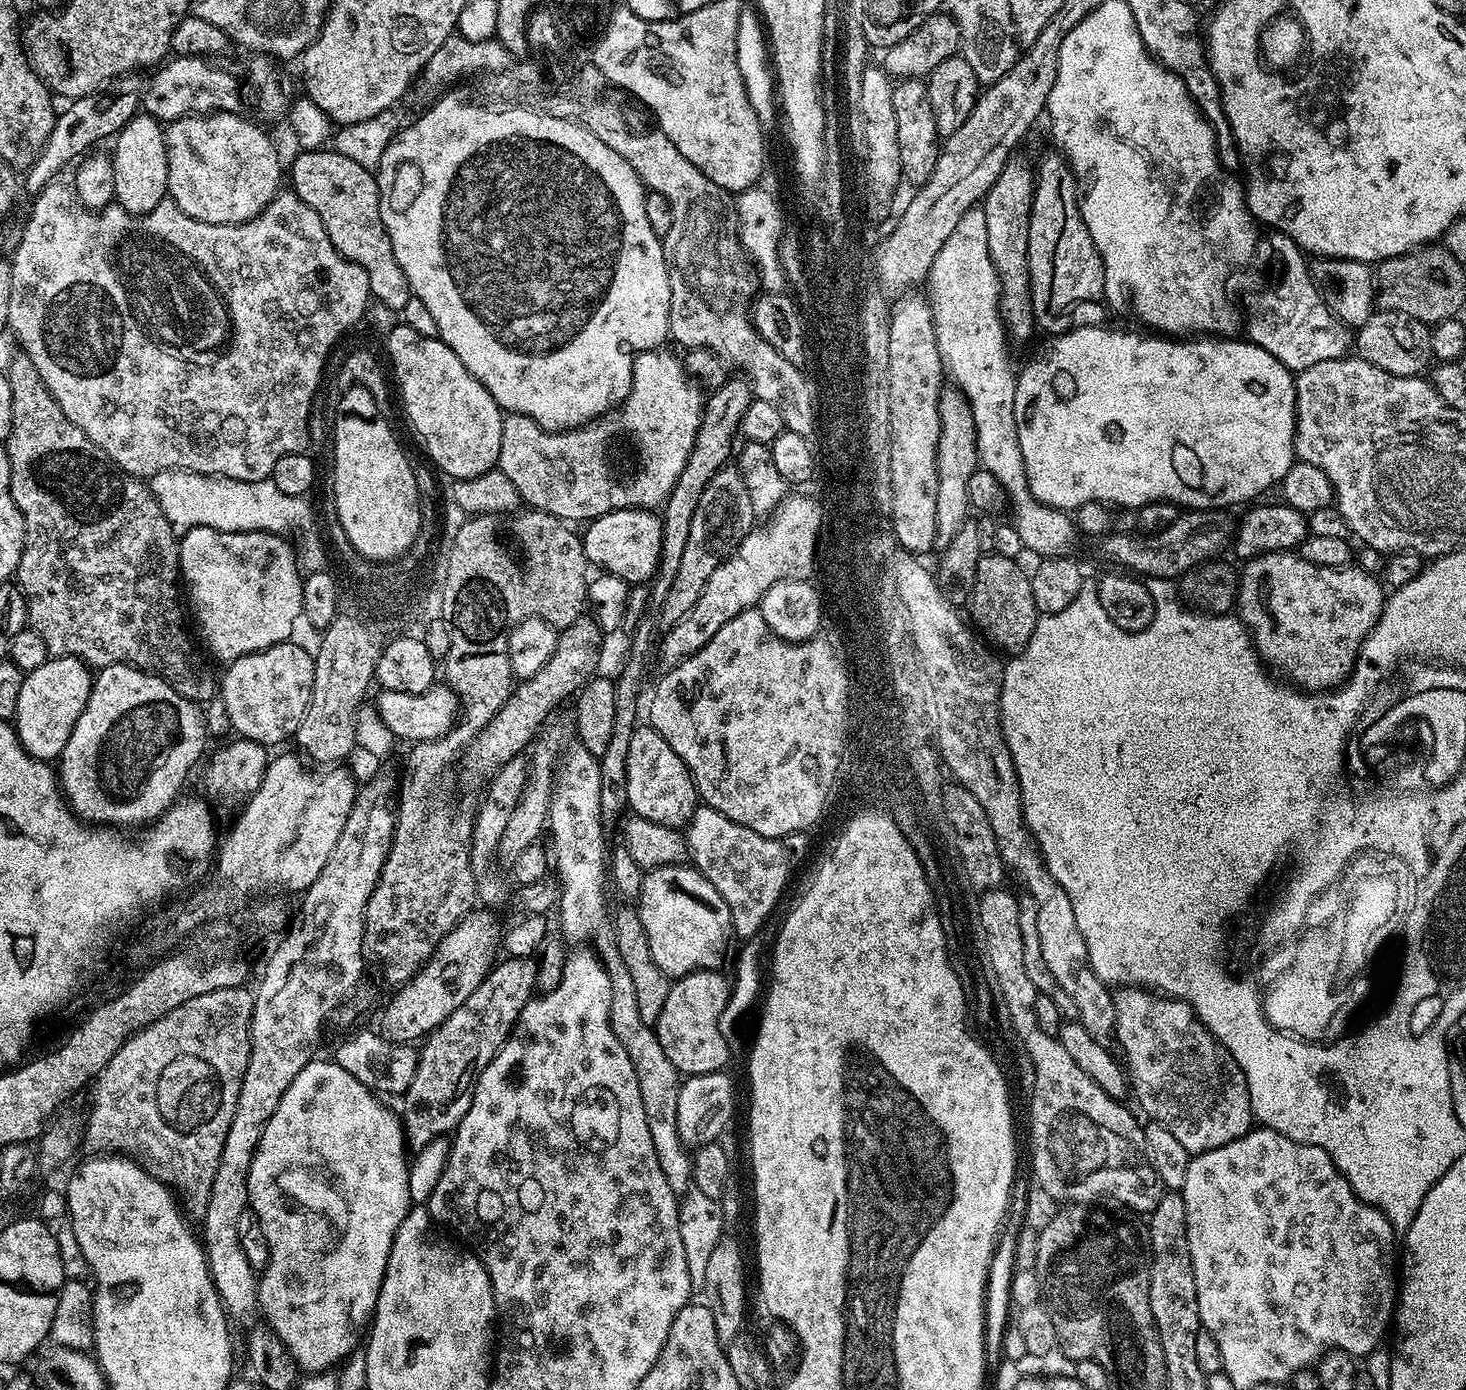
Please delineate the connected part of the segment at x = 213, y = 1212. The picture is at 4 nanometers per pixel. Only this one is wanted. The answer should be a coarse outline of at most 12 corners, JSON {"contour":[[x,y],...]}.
{"contour":[[218,1176],[202,1221],[209,1279],[225,1313],[258,1306],[238,1242],[245,1177]]}

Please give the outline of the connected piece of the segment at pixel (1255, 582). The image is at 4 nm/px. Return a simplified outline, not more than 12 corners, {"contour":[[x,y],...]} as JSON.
{"contour":[[1245,561],[1236,610],[1303,691],[1351,677],[1386,592],[1359,566]]}

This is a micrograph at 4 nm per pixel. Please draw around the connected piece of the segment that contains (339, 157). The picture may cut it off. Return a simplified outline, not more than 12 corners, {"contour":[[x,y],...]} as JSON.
{"contour":[[297,151],[291,191],[318,214],[350,263],[366,212],[375,175],[343,151]]}

